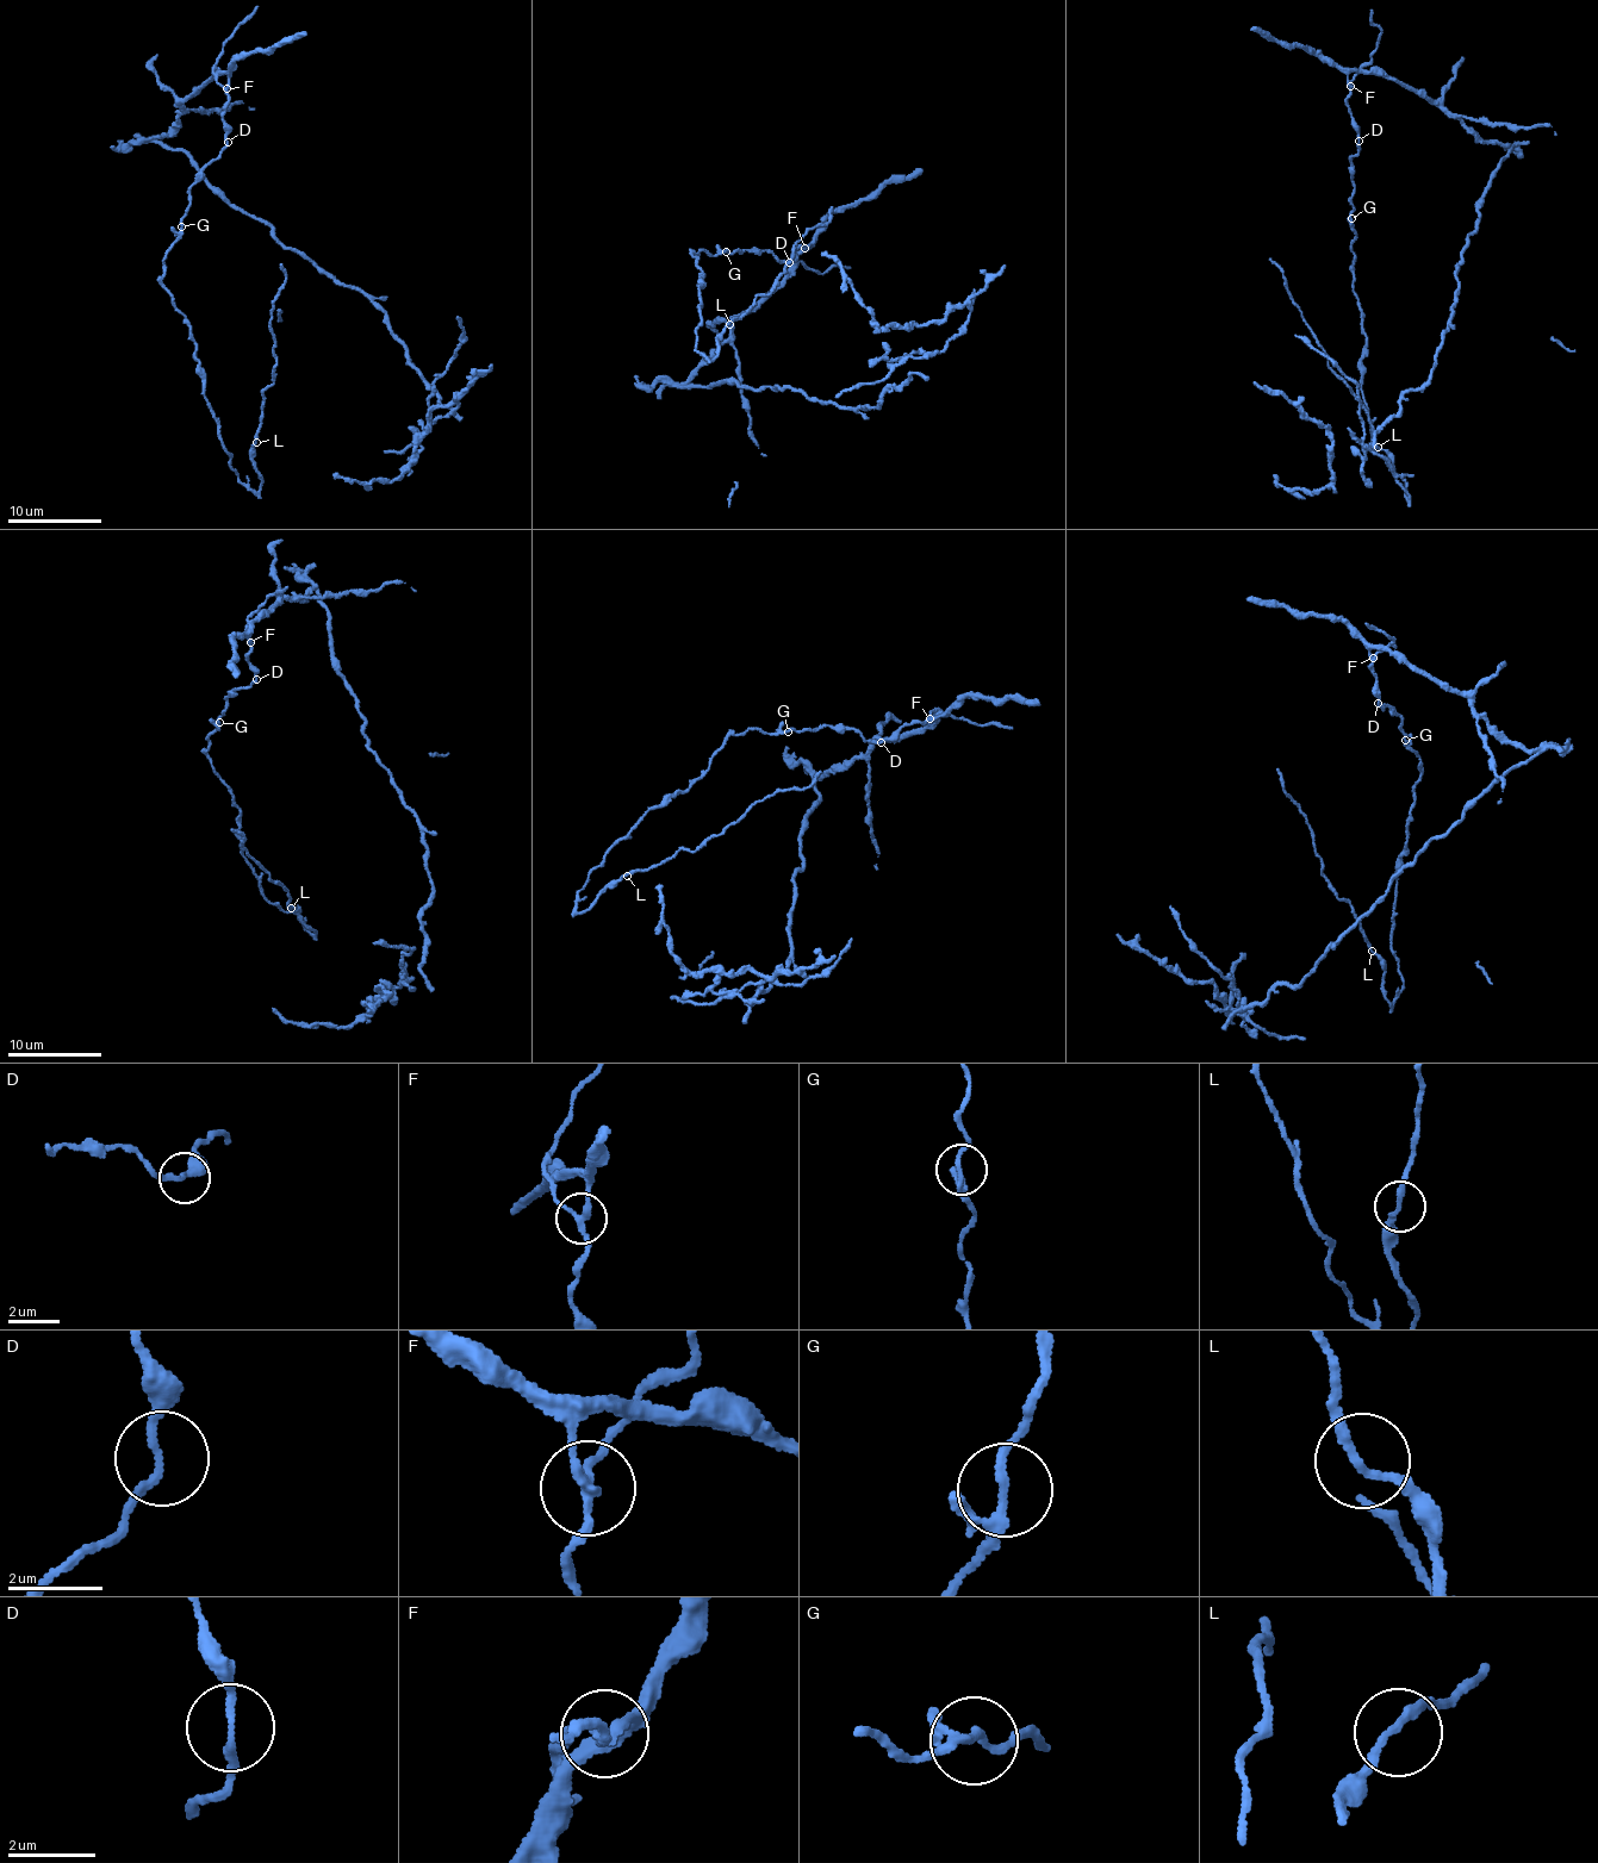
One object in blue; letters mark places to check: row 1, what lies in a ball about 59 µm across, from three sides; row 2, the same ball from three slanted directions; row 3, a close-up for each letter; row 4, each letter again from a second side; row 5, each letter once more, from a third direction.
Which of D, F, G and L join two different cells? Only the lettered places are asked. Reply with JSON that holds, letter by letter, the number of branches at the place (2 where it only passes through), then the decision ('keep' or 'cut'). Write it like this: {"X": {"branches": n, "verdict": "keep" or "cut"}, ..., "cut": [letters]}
{"D": {"branches": 2, "verdict": "keep"}, "F": {"branches": 3, "verdict": "cut"}, "G": {"branches": 3, "verdict": "keep"}, "L": {"branches": 2, "verdict": "keep"}, "cut": ["F"]}

